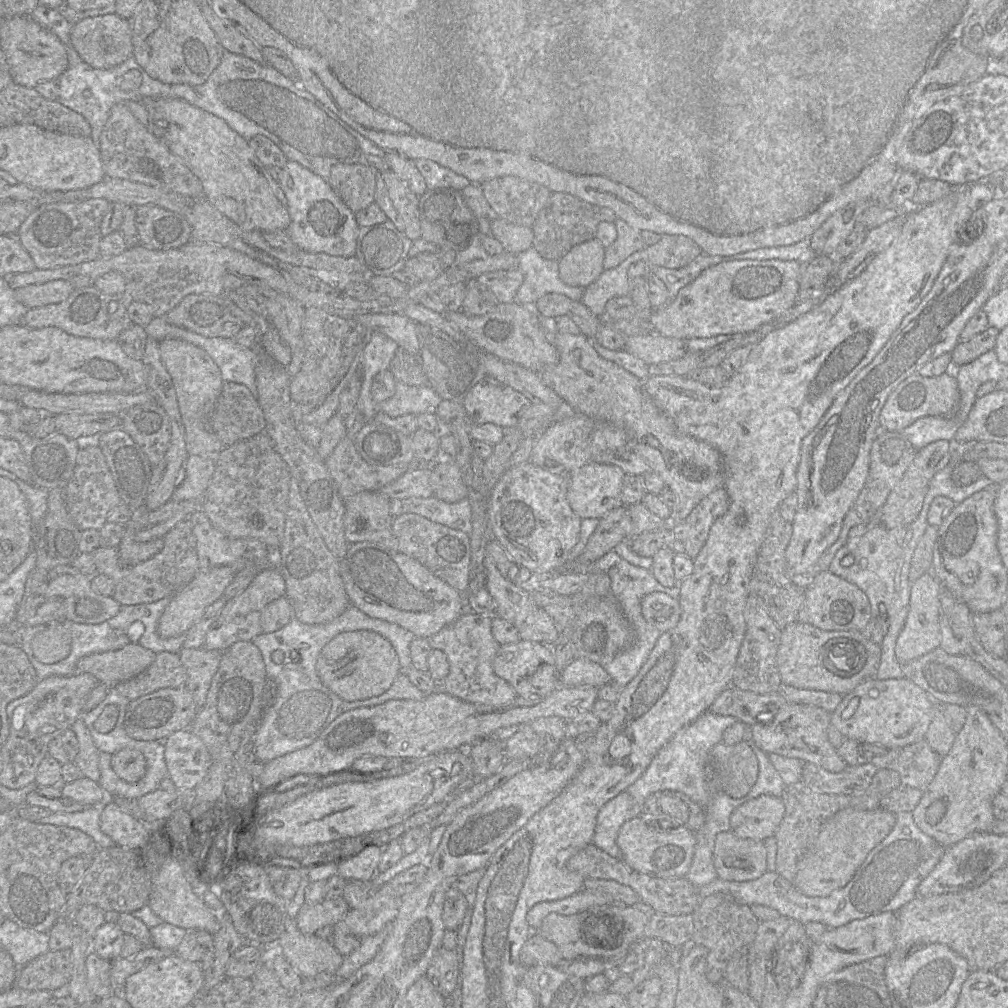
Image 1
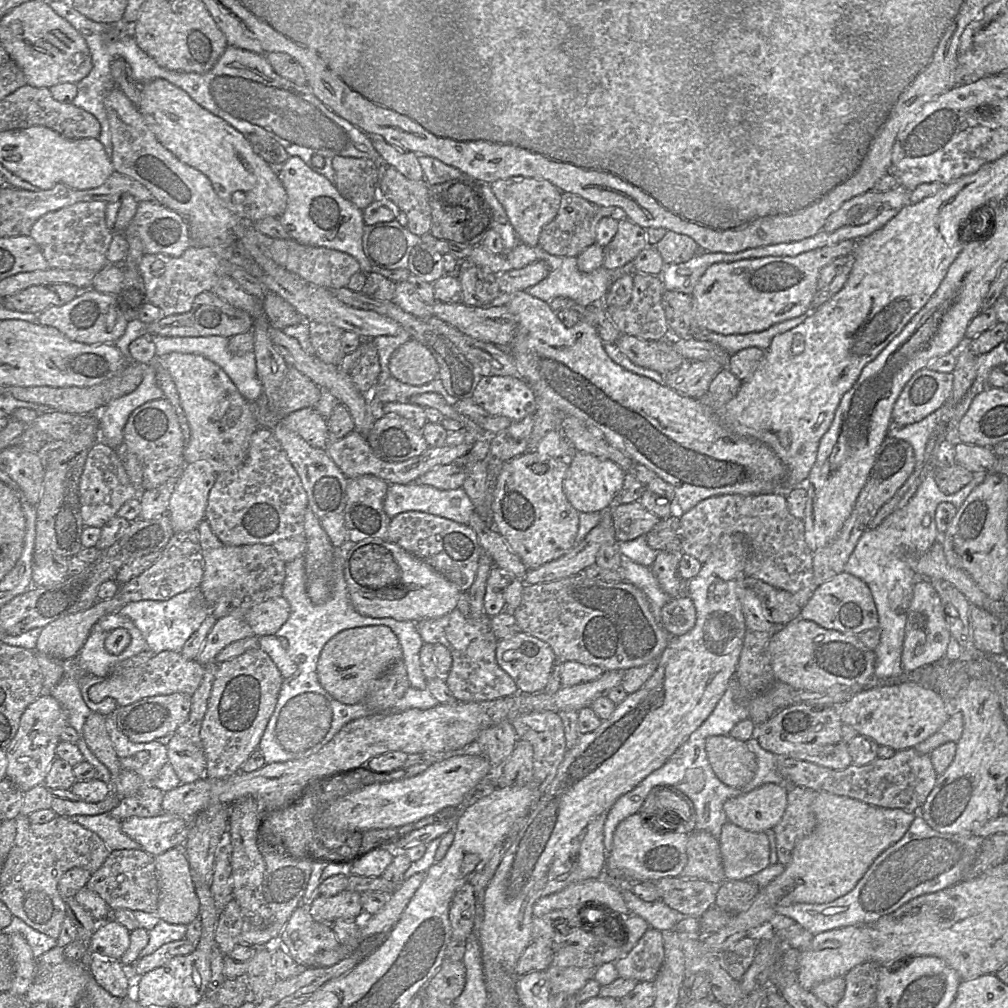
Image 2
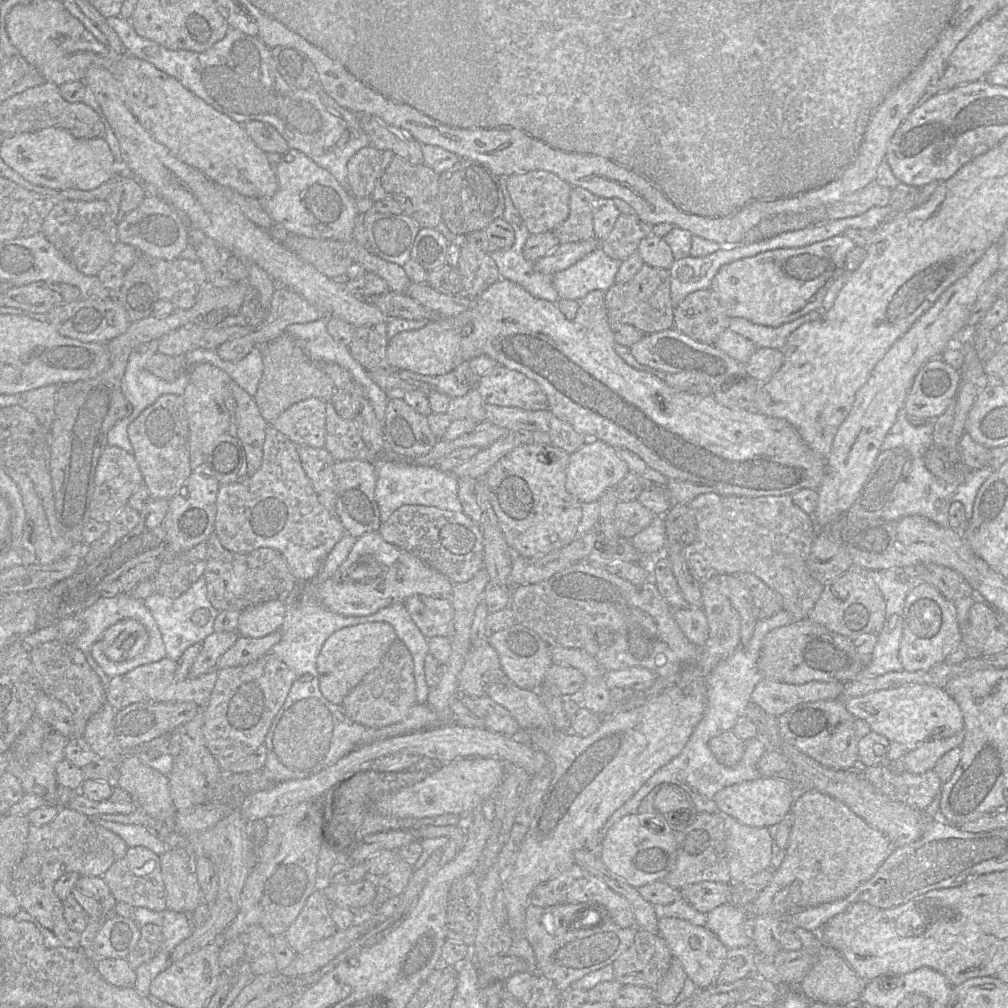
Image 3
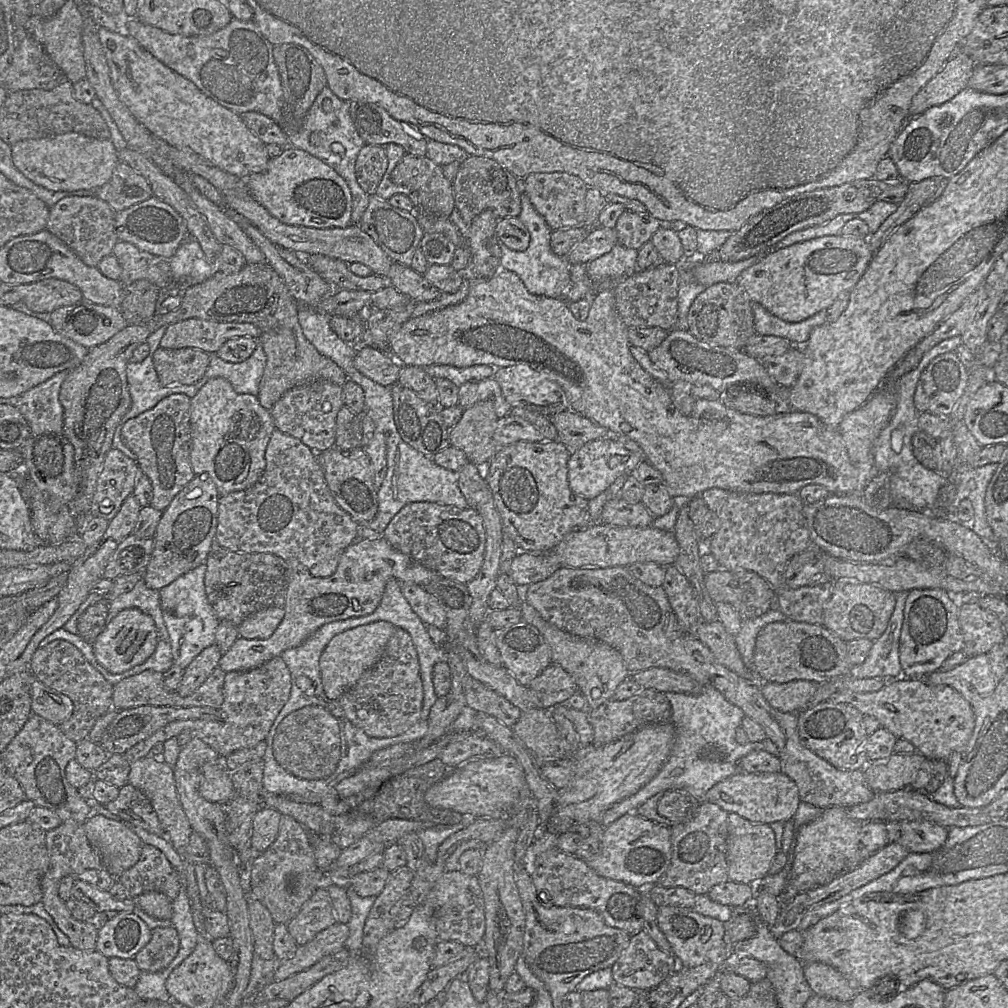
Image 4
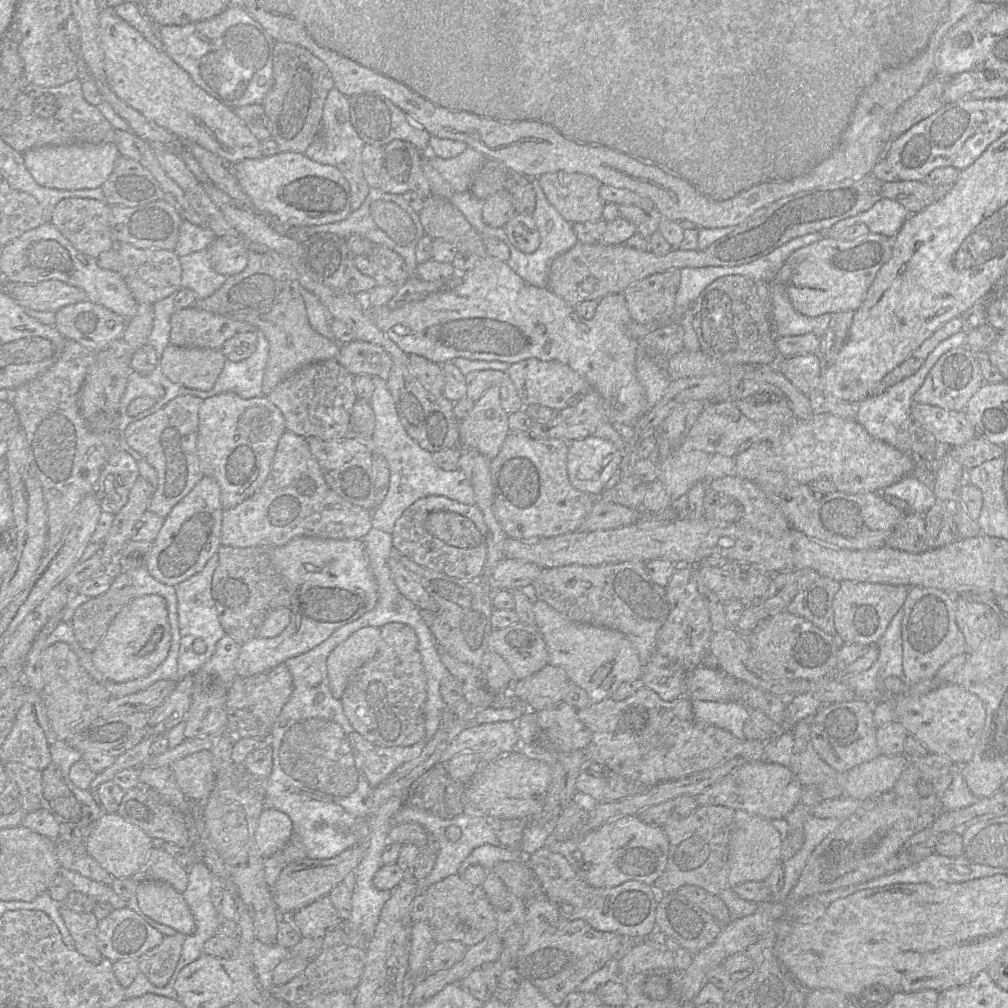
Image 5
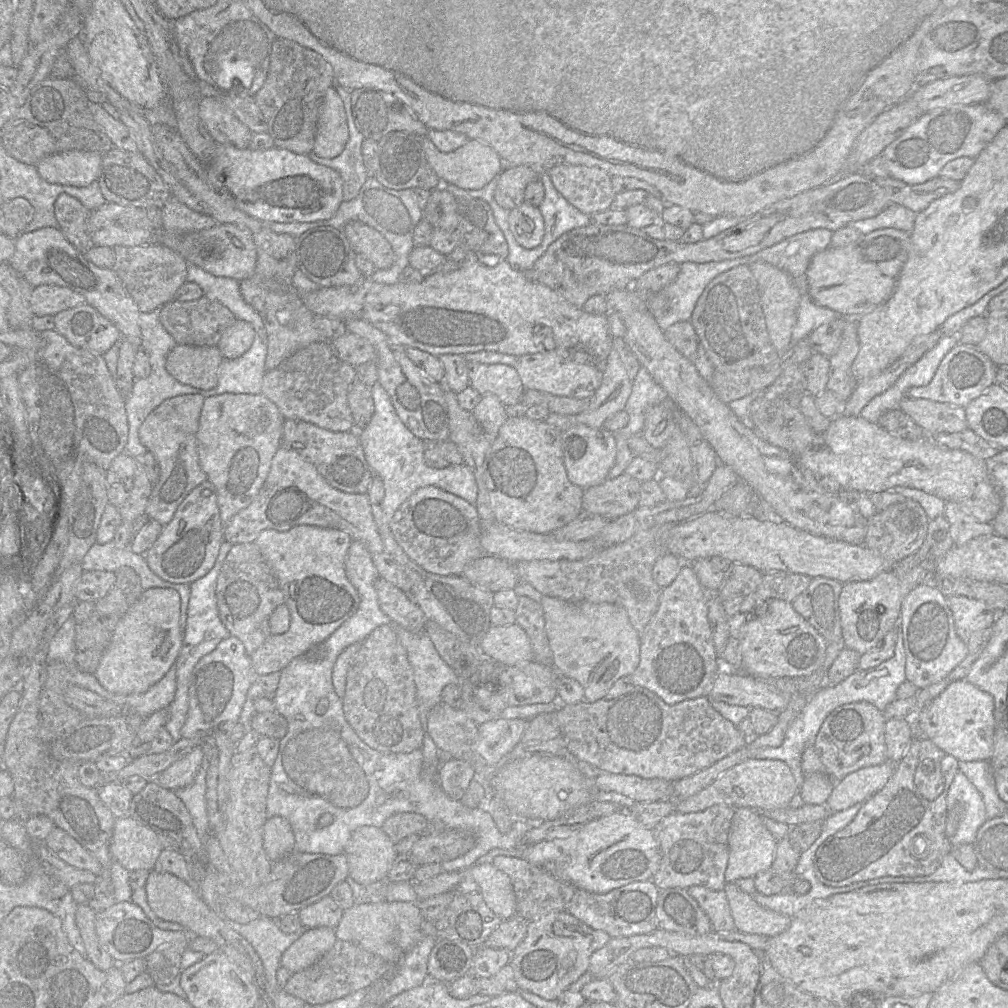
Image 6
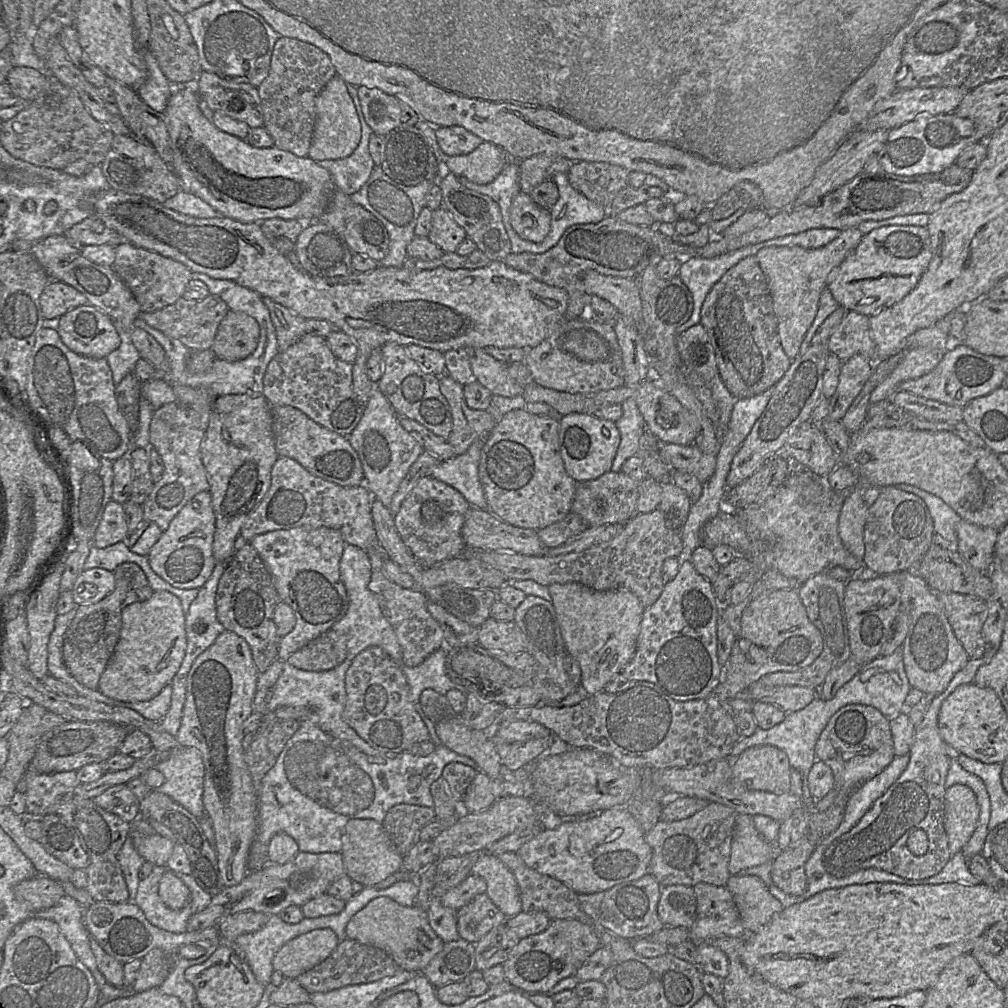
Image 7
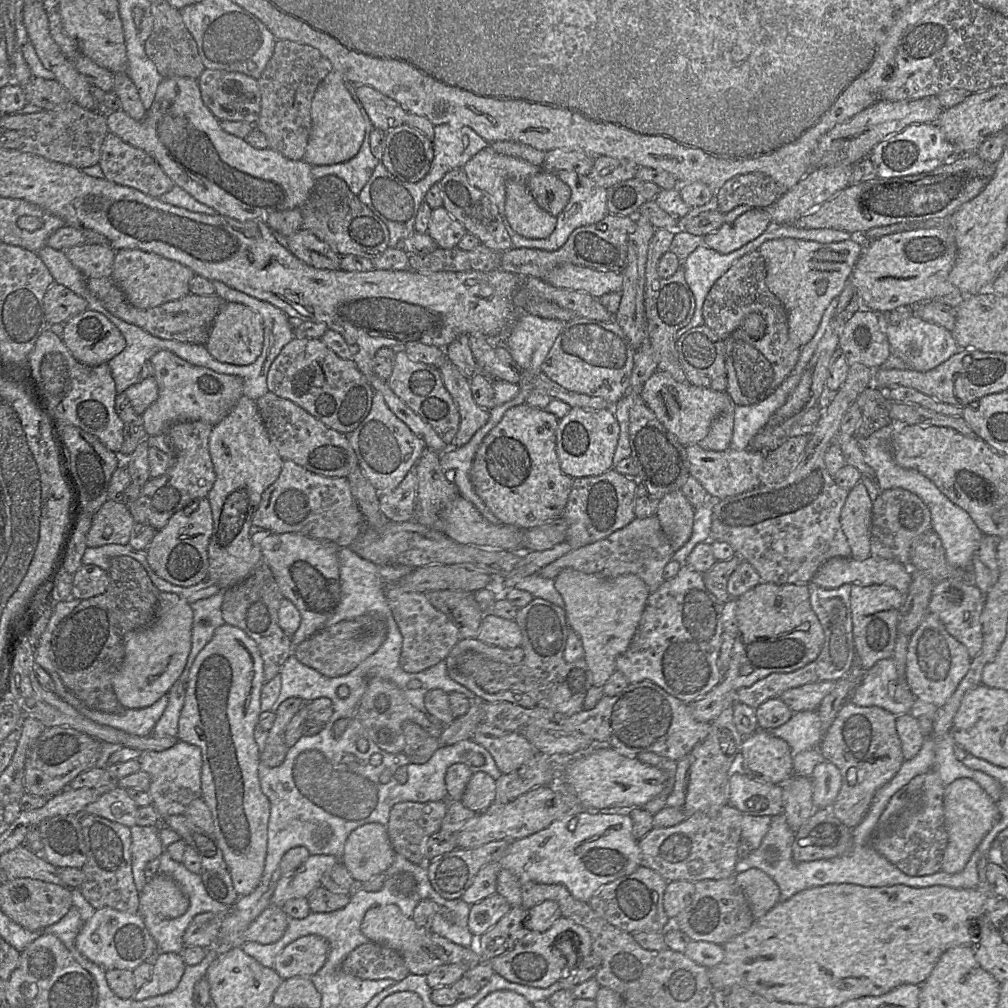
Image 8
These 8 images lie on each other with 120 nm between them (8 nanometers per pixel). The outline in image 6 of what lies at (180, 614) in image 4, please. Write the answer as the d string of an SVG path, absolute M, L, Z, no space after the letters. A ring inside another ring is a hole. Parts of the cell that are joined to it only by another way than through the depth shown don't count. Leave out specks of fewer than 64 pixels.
M223 541L220 545L220 549L212 569L202 578L189 584L190 597L187 609L187 619L183 633L183 643L179 653L179 656L181 656L182 661L184 661L184 668L186 671L186 676L189 676L189 683L195 665L203 656L207 655L206 653L200 655L198 658L193 657L194 655L198 654L190 655L190 650L193 651L198 646L200 637L205 635L207 629L212 630L212 632L209 632L209 634L213 634L213 636L211 637L214 638L213 641L215 639L223 640L230 636L229 632L222 624L219 617L215 590L216 590L217 576L231 547L232 544L230 544L227 541Z

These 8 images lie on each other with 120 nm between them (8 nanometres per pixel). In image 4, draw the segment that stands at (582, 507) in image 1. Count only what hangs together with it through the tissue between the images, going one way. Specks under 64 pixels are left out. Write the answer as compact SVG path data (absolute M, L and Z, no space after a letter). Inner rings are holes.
M605 436L585 443L570 453L567 462L567 477L570 489L577 495L590 500L598 496L621 475L630 475L643 457L623 447L613 436Z

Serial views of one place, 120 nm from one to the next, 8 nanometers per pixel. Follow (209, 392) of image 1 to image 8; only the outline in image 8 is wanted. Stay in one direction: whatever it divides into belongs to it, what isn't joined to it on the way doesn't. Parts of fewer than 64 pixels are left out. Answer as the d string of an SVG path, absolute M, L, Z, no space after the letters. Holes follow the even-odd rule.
M242 396L232 411L213 426L209 438L209 452L216 479L207 495L213 519L213 533L208 545L208 580L220 589L227 589L247 578L263 559L259 547L252 542L251 534L265 530L254 527L252 520L262 494L278 479L284 460L268 437L256 402L246 396Z

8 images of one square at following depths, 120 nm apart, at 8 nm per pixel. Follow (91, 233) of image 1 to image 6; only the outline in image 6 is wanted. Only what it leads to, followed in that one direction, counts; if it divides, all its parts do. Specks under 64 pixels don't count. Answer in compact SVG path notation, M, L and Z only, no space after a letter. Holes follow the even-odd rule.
M66 193L58 196L54 211L60 230L77 250L85 253L93 246L87 232L87 223L92 211Z

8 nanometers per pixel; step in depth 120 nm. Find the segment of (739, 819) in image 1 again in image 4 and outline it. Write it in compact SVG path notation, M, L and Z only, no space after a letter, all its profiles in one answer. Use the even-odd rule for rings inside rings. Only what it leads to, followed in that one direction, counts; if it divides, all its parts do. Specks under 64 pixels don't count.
M739 771L712 786L707 791L704 802L716 804L728 813L737 813L753 823L771 824L791 820L801 800L797 785L782 771L768 773Z

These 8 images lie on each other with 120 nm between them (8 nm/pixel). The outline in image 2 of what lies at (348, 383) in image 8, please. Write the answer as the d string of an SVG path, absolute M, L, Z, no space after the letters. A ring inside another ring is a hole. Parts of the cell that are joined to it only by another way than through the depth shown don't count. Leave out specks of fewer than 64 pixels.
M314 407L291 411L283 418L281 424L315 448L325 449L328 445L327 420Z

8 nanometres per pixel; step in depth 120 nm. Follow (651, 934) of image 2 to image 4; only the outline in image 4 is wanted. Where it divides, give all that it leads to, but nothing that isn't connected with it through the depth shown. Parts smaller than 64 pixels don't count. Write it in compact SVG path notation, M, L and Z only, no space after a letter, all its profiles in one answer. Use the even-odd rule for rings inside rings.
M641 930L631 935L628 947L613 964L612 973L615 984L646 992L677 968L674 955L660 949L646 931Z

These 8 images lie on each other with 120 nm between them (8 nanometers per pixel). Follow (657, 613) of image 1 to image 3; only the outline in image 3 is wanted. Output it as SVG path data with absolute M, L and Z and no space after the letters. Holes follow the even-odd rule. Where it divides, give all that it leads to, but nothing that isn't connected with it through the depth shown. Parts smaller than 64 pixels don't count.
M689 606L674 609L673 616L685 637L697 647L702 648L709 637L709 626L702 608Z

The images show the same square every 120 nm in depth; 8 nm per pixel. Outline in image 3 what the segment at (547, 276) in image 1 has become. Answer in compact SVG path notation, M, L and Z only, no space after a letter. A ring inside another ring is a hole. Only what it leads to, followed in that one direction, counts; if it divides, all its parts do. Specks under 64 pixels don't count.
M597 248L567 269L553 274L553 285L559 299L580 301L594 290L606 293L615 283L622 262Z

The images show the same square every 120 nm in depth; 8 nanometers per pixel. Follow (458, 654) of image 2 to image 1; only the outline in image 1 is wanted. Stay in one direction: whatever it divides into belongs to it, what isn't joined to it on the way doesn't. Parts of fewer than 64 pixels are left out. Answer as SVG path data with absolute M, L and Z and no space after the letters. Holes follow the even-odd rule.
M461 614L455 622L429 637L428 642L432 649L439 649L447 656L449 673L438 683L442 691L469 703L505 707L513 704L517 695L493 669L493 661L500 645L491 632L491 616Z

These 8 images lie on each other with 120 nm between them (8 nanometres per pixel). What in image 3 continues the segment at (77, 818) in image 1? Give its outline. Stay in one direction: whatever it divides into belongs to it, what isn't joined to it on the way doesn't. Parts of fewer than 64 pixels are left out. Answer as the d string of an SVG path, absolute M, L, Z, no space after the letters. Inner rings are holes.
M98 817L90 818L95 824L101 825L120 836L128 847L143 846L158 856L163 855L168 849L164 841L145 826L110 822Z

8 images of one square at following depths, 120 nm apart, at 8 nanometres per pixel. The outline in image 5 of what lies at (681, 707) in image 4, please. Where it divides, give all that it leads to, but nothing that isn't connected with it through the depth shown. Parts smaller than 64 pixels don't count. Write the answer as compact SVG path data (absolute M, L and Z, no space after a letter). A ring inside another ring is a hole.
M691 700L693 720L696 724L714 725L732 733L740 740L747 740L743 726L749 719L750 709L739 701Z

